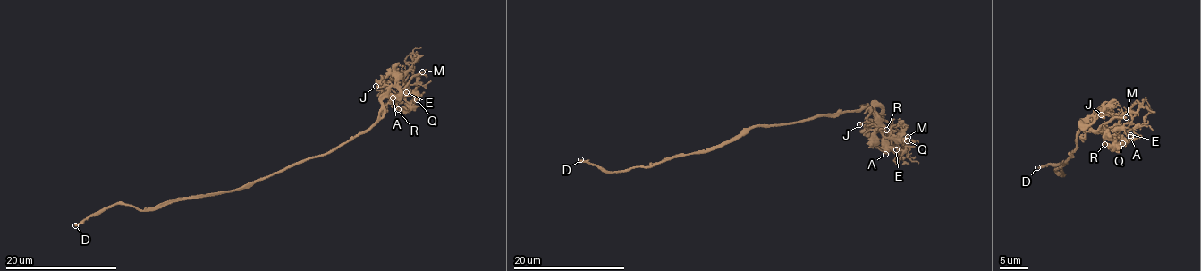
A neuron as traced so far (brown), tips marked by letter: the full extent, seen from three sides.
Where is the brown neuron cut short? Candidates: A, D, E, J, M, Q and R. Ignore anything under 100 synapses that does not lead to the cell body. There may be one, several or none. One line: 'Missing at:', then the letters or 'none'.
Missing at: M

